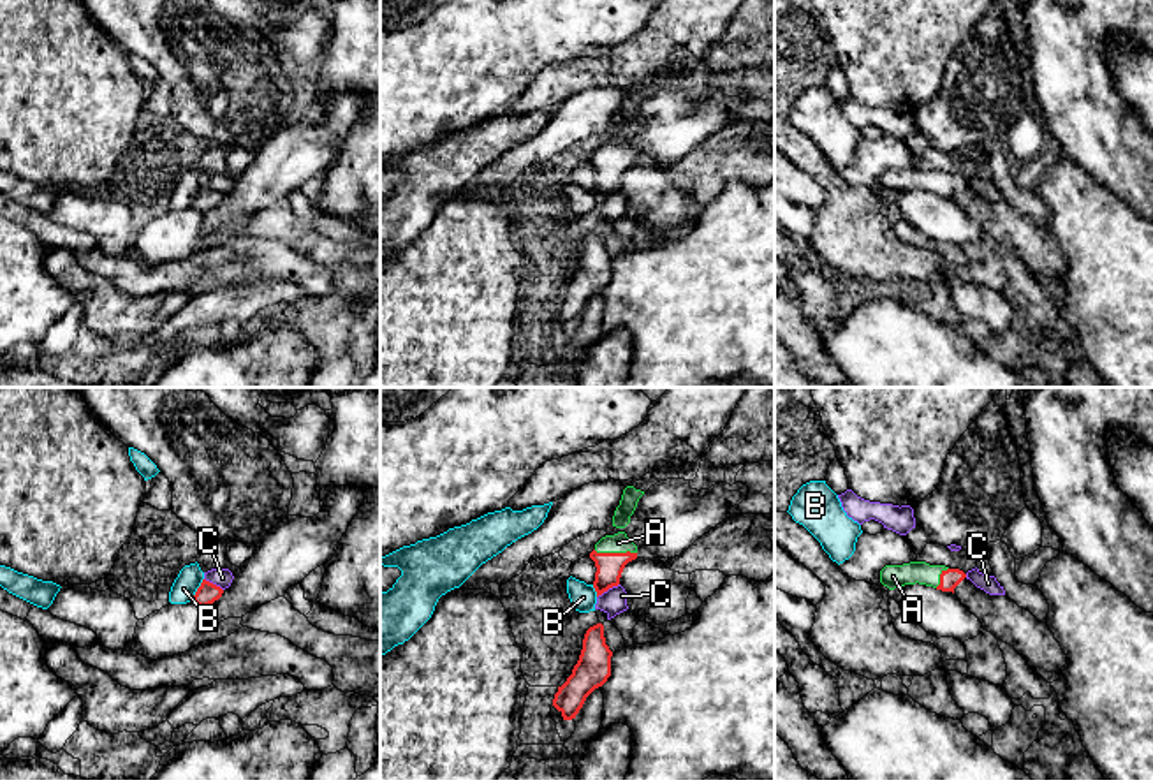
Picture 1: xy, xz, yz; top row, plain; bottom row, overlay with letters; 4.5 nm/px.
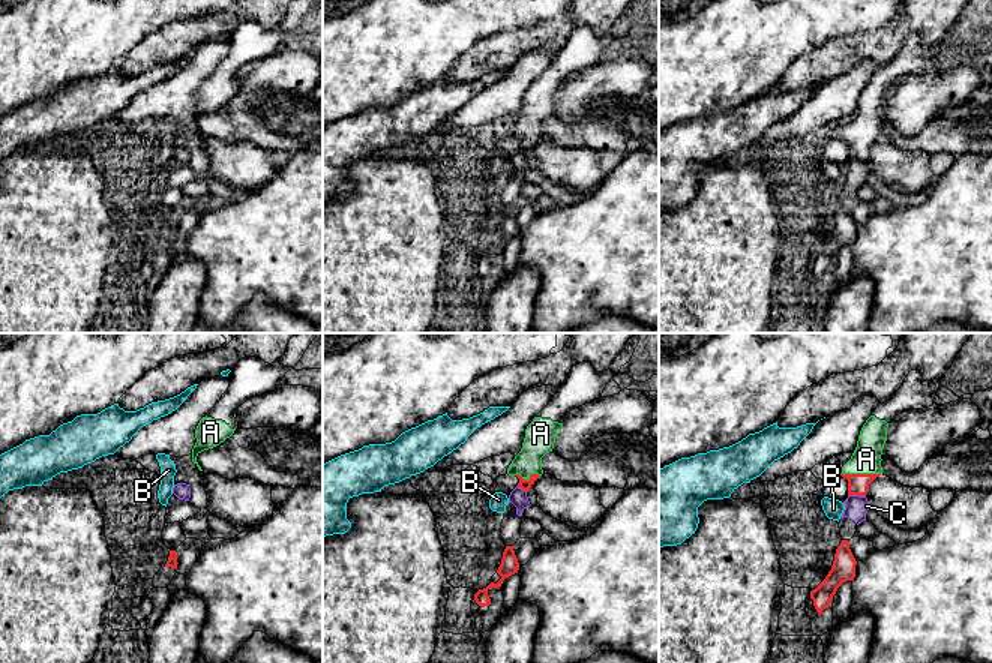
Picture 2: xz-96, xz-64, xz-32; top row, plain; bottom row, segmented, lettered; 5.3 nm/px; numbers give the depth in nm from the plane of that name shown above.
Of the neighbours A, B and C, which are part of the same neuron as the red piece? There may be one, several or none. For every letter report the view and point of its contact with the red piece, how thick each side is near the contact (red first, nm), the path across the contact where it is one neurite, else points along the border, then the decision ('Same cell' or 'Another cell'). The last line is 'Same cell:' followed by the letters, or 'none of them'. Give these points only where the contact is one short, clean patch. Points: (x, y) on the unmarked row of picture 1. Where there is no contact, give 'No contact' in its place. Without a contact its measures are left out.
A: Touches red at xz (615, 159). Thickness 130 nm (red) against 90 nm. Path across: xz (609, 171), (615, 159), (618, 148). Same cell
B: Touches red at xy (198, 194). Thickness 100 nm (red) against 120 nm. Another cell
C: Touches red at xz (608, 194). Thickness 130 nm (red) against 120 nm. Boundary: xz (618, 189), (597, 203). Another cell
Same cell: A

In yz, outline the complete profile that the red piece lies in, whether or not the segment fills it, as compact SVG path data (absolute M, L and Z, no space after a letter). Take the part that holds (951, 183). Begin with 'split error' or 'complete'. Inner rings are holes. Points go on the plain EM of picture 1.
split error | M910 167L903 171L885 171L880 176L880 188L889 195L905 190L926 190L942 197L952 197L966 183L959 174L945 171L929 171L926 167Z

